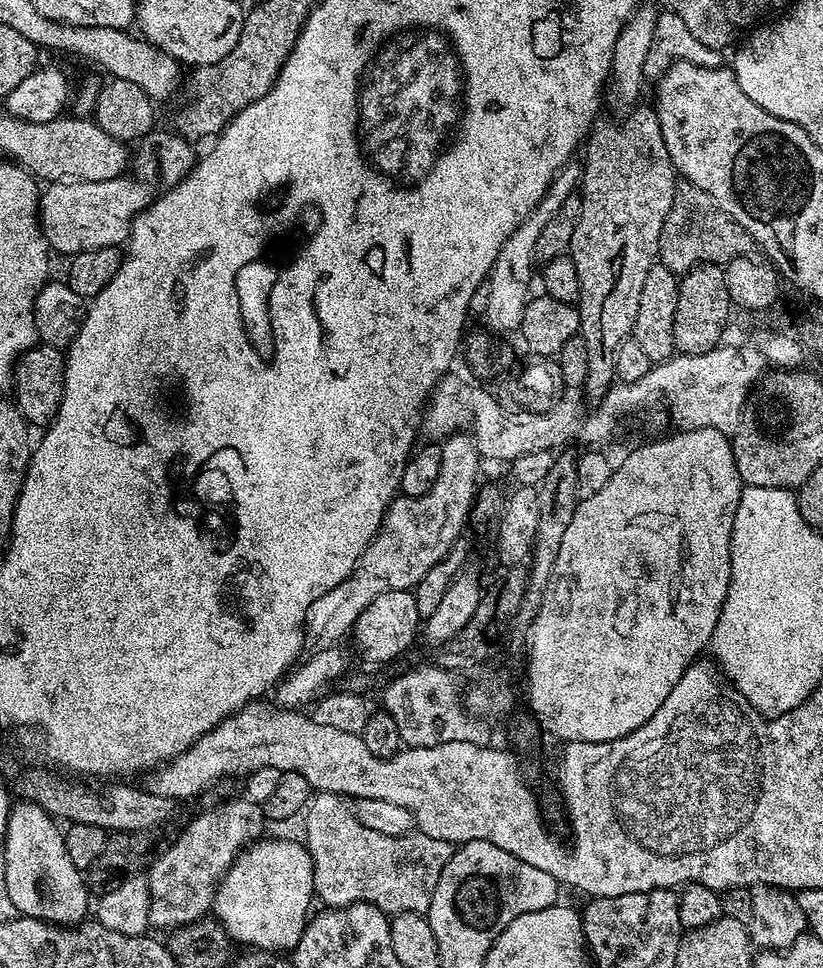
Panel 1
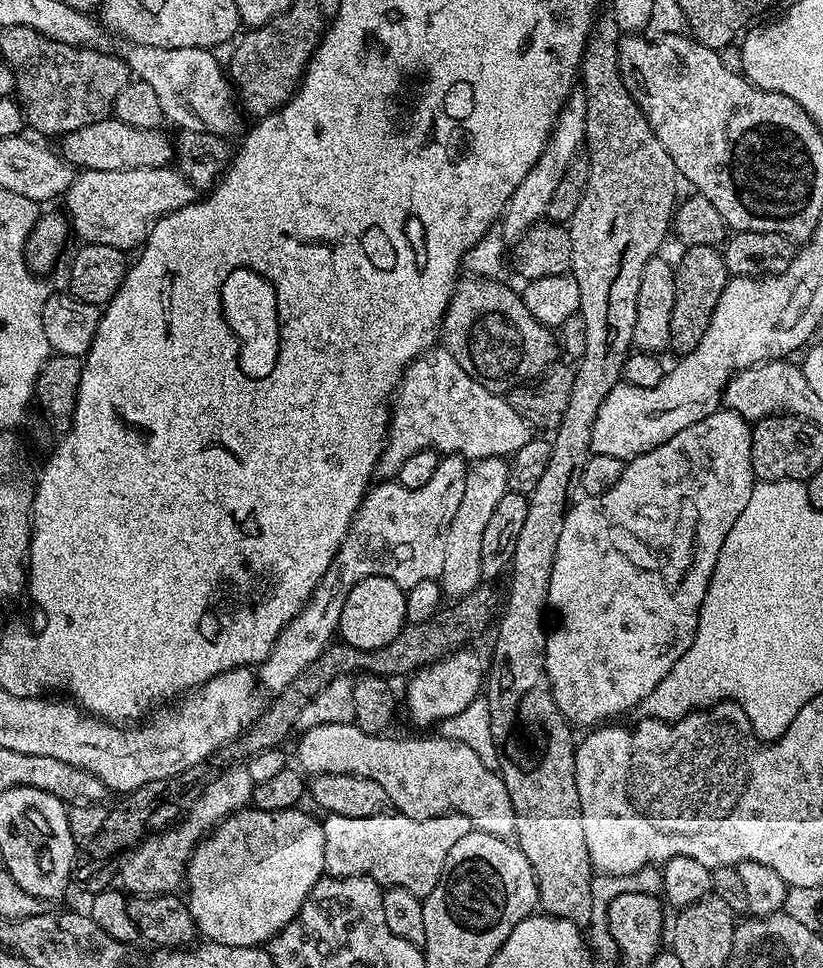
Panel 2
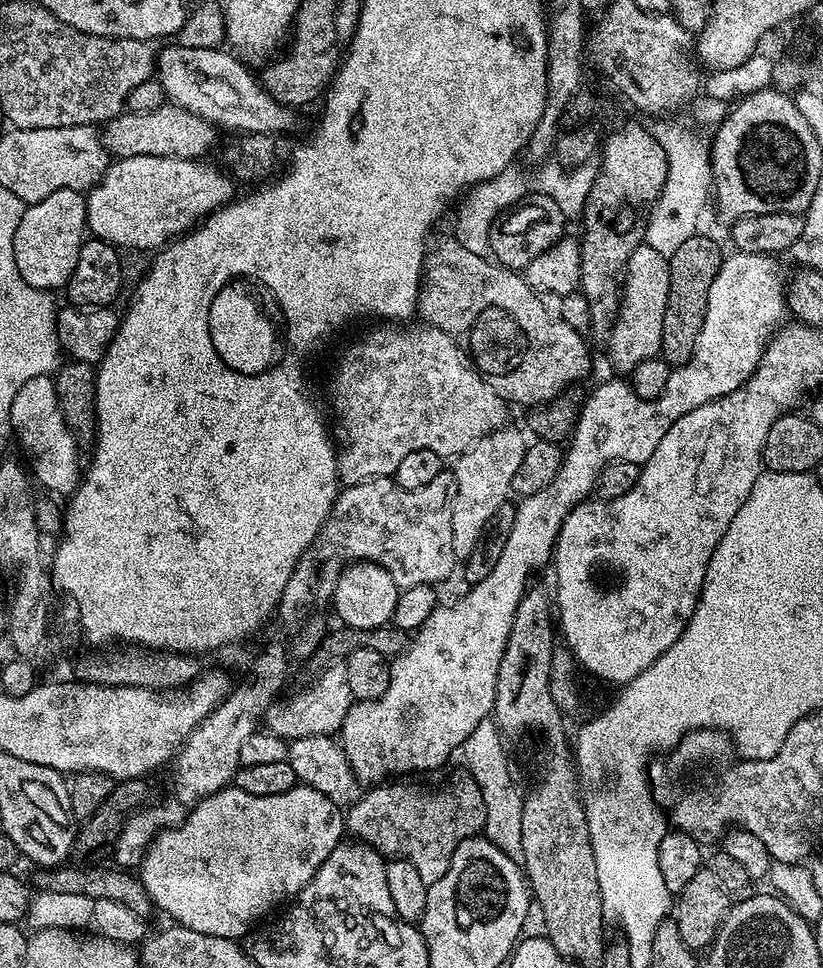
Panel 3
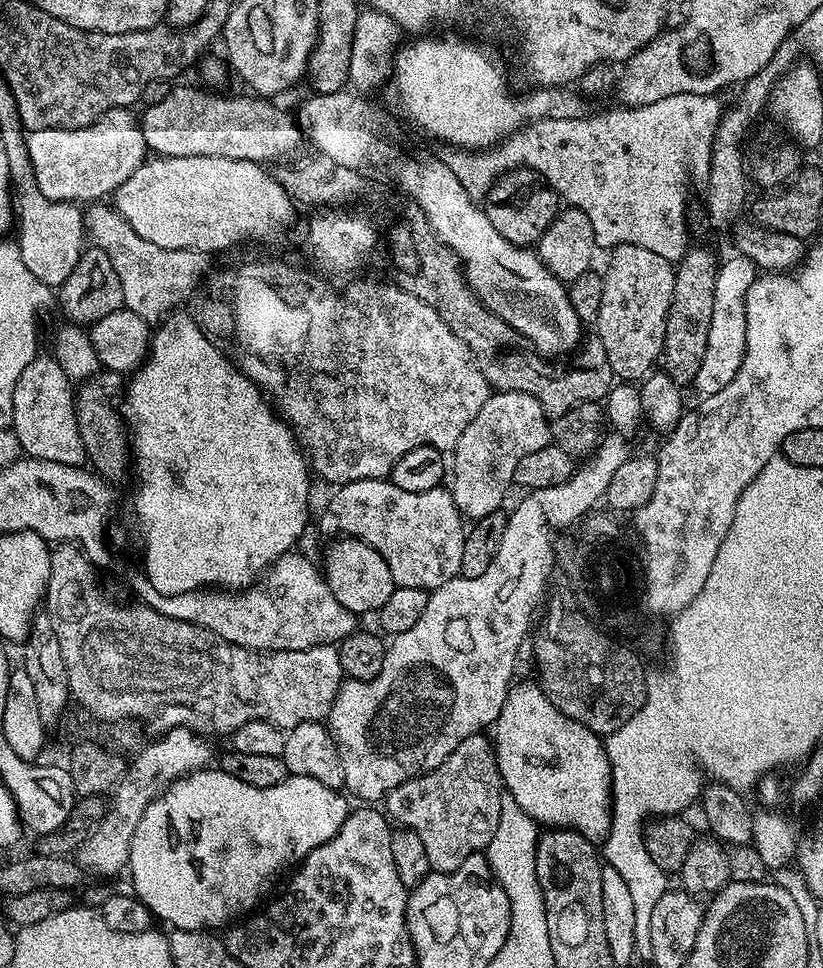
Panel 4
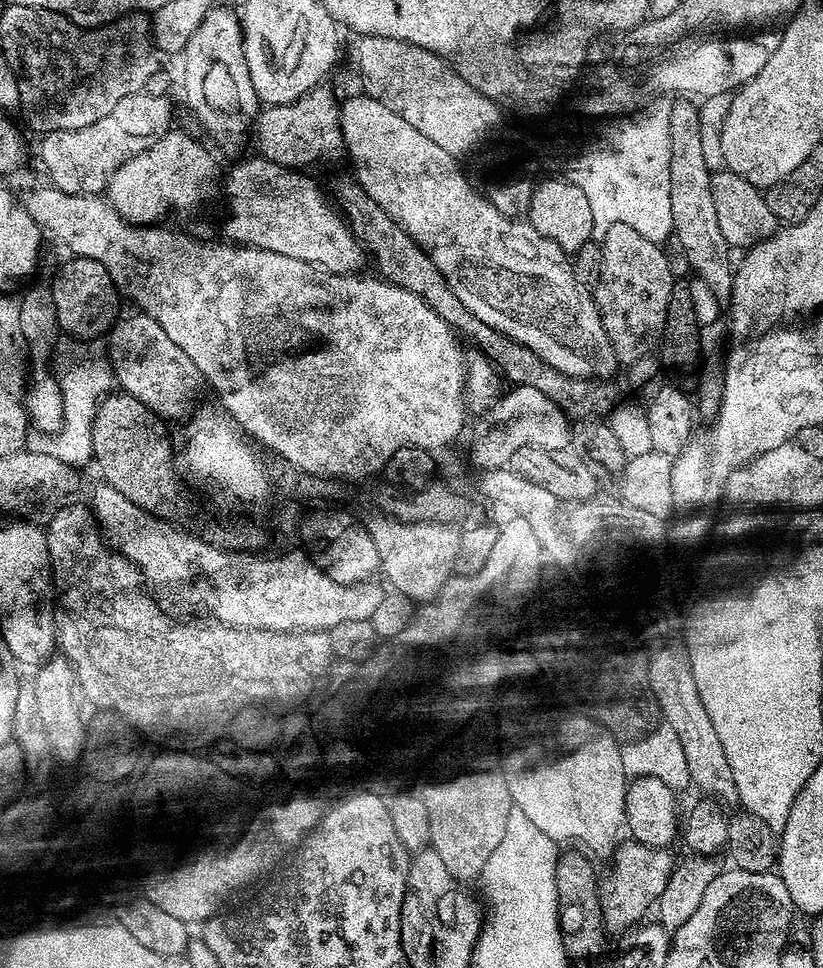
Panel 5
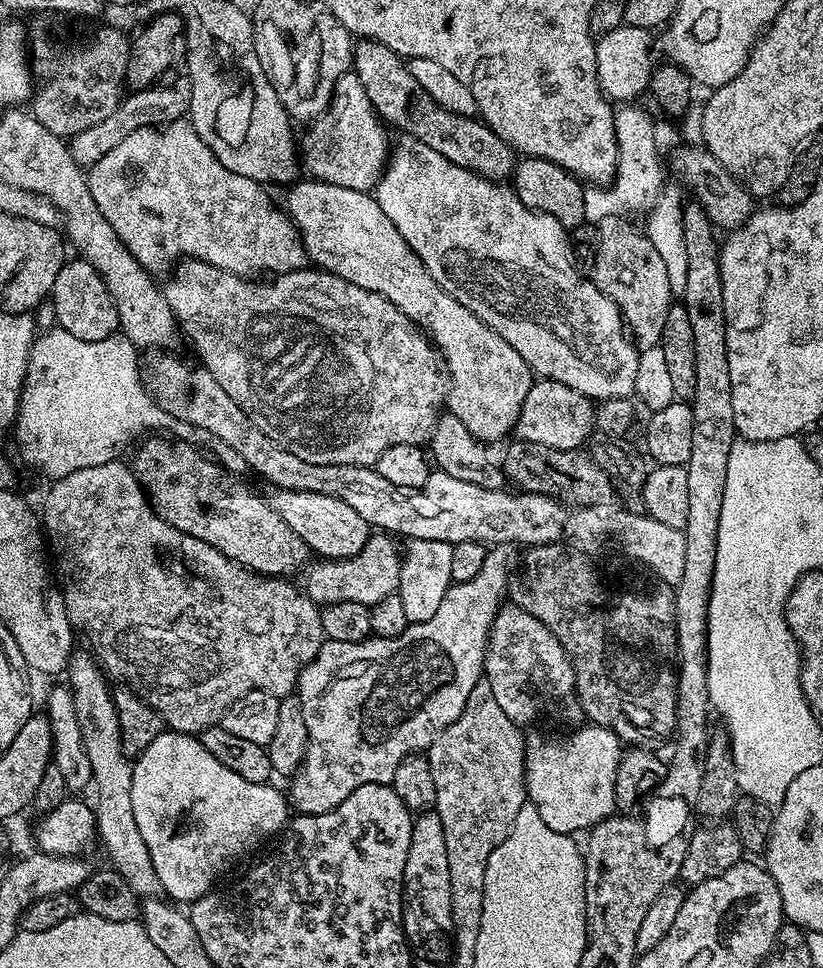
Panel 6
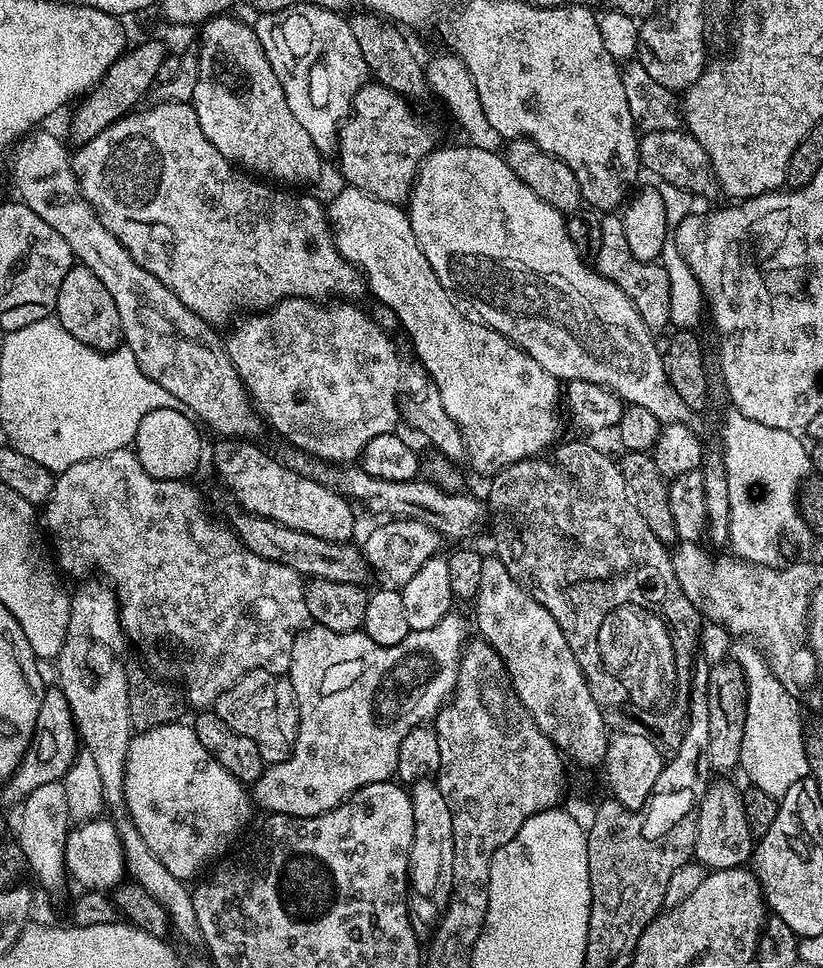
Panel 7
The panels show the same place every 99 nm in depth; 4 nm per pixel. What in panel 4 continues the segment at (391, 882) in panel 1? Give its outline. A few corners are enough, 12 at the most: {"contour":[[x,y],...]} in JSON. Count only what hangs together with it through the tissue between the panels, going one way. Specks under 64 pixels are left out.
{"contour":[[455,749],[386,797],[433,872],[498,830],[493,749]]}

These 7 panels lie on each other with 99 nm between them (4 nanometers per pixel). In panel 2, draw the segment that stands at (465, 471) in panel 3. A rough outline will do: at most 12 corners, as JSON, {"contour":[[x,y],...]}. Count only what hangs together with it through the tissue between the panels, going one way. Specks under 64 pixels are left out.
{"contour":[[477,460],[446,534],[445,597],[482,581],[482,538],[509,492],[508,460]]}

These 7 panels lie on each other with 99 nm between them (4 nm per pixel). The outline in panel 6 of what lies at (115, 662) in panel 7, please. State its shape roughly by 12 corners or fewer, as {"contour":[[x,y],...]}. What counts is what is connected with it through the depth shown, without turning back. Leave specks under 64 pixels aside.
{"contour":[[87,651],[66,669],[96,788],[95,833],[134,895],[163,893],[130,799],[114,692]]}

